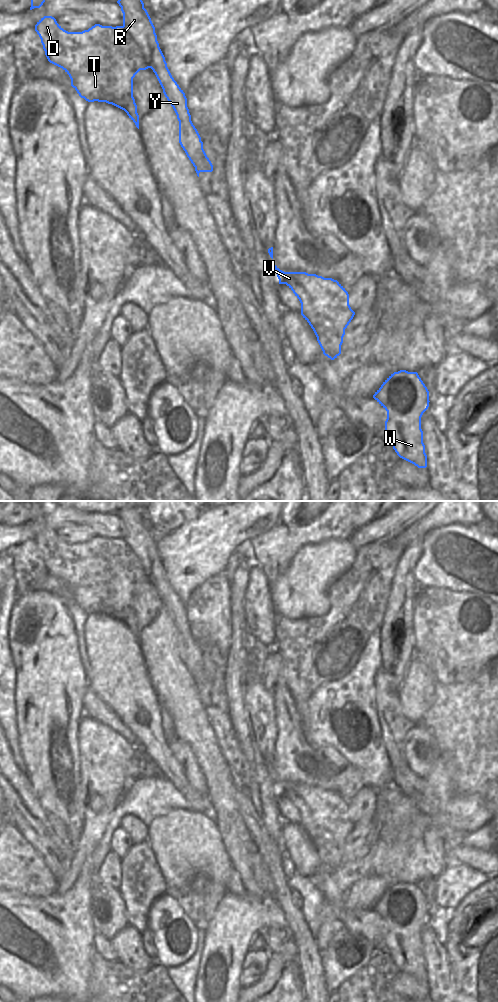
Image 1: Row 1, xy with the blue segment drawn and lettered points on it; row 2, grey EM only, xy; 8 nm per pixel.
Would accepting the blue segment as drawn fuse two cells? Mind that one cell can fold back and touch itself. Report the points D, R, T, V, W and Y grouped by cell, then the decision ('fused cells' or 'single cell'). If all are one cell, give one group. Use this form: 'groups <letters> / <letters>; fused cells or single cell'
groups D T / R V W Y; fused cells

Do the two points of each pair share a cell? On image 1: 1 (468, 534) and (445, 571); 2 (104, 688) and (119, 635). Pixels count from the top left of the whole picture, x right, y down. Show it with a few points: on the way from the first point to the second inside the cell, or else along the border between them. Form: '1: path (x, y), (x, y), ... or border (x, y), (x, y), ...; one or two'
1: path (455, 532), (453, 533), (452, 558); one
2: path (115, 675), (115, 648); one

